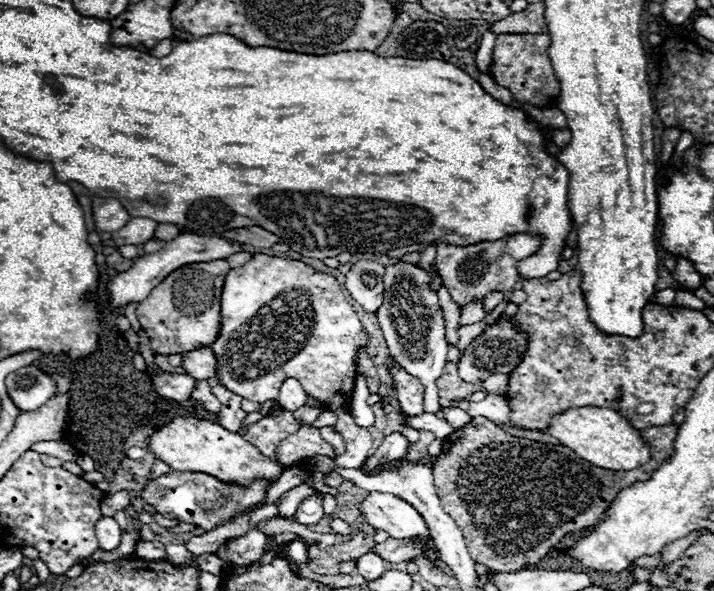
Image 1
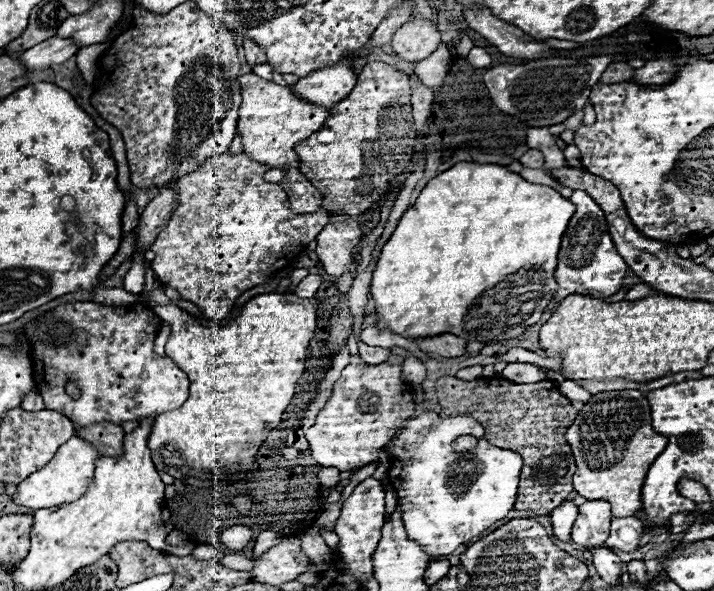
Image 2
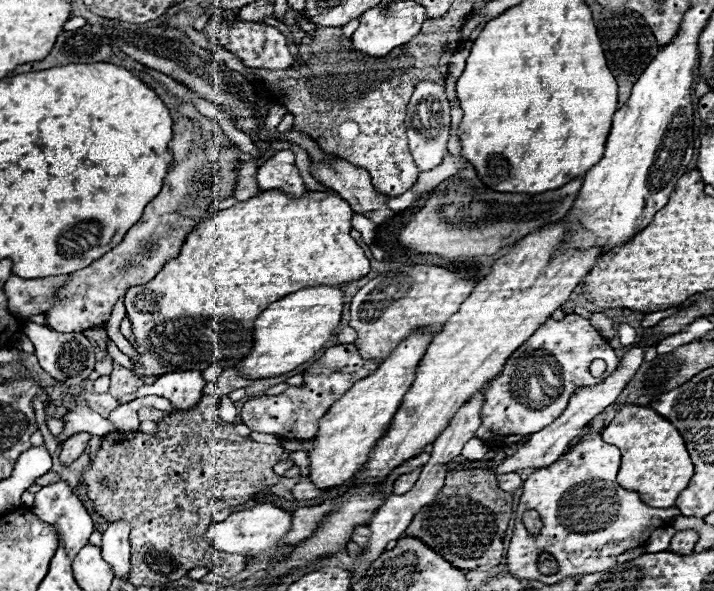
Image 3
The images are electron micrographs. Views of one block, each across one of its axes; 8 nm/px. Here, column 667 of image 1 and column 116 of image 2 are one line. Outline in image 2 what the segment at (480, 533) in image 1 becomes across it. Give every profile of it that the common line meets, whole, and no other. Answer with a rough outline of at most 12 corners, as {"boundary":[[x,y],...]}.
{"boundary":[[112,422],[76,430],[94,442],[102,456],[120,458],[124,430]]}

